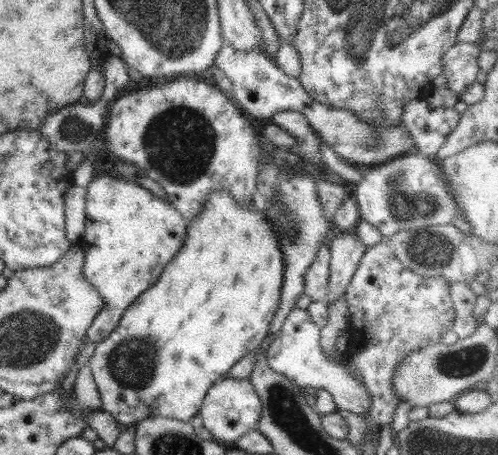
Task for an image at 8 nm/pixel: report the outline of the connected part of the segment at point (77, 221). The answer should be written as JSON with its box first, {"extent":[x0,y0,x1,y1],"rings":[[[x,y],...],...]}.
{"extent":[65,184,86,244],"rings":[[[73,184],[69,191],[65,193],[65,233],[72,244],[78,244],[85,233],[86,197],[86,189]]]}

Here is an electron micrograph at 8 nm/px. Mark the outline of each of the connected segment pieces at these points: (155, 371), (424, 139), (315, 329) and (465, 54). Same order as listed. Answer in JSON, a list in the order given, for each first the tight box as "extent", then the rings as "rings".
[{"extent":[88,189,285,427],"rings":[[[216,189],[206,198],[206,205],[198,217],[189,220],[186,238],[182,248],[174,255],[170,264],[164,268],[158,281],[126,308],[120,318],[120,324],[108,338],[97,342],[96,349],[88,360],[94,382],[96,383],[100,398],[100,410],[111,414],[118,423],[125,427],[136,426],[142,420],[154,417],[174,418],[178,421],[191,422],[199,413],[202,401],[207,390],[221,377],[226,376],[229,370],[248,353],[254,352],[269,334],[270,321],[280,304],[282,284],[284,284],[285,258],[279,245],[279,236],[273,231],[272,220],[268,219],[265,210],[255,208],[252,203],[238,203],[228,189]]]},{"extent":[401,98,459,158],"rings":[[[423,98],[403,104],[401,121],[414,139],[413,151],[436,158],[448,135],[456,128],[459,113],[453,108],[430,107]]]},{"extent":[265,307,371,417],"rings":[[[294,307],[285,318],[284,324],[274,336],[274,340],[265,350],[268,366],[283,374],[300,388],[312,386],[312,388],[324,389],[333,396],[337,412],[348,410],[360,417],[365,412],[369,413],[371,396],[364,383],[361,383],[341,362],[329,361],[320,347],[320,329],[306,309]]]},{"extent":[441,42,482,98],"rings":[[[457,42],[451,46],[441,58],[442,72],[446,77],[447,82],[445,85],[460,98],[461,94],[476,81],[476,74],[478,74],[478,55],[482,51],[479,42]]]}]

